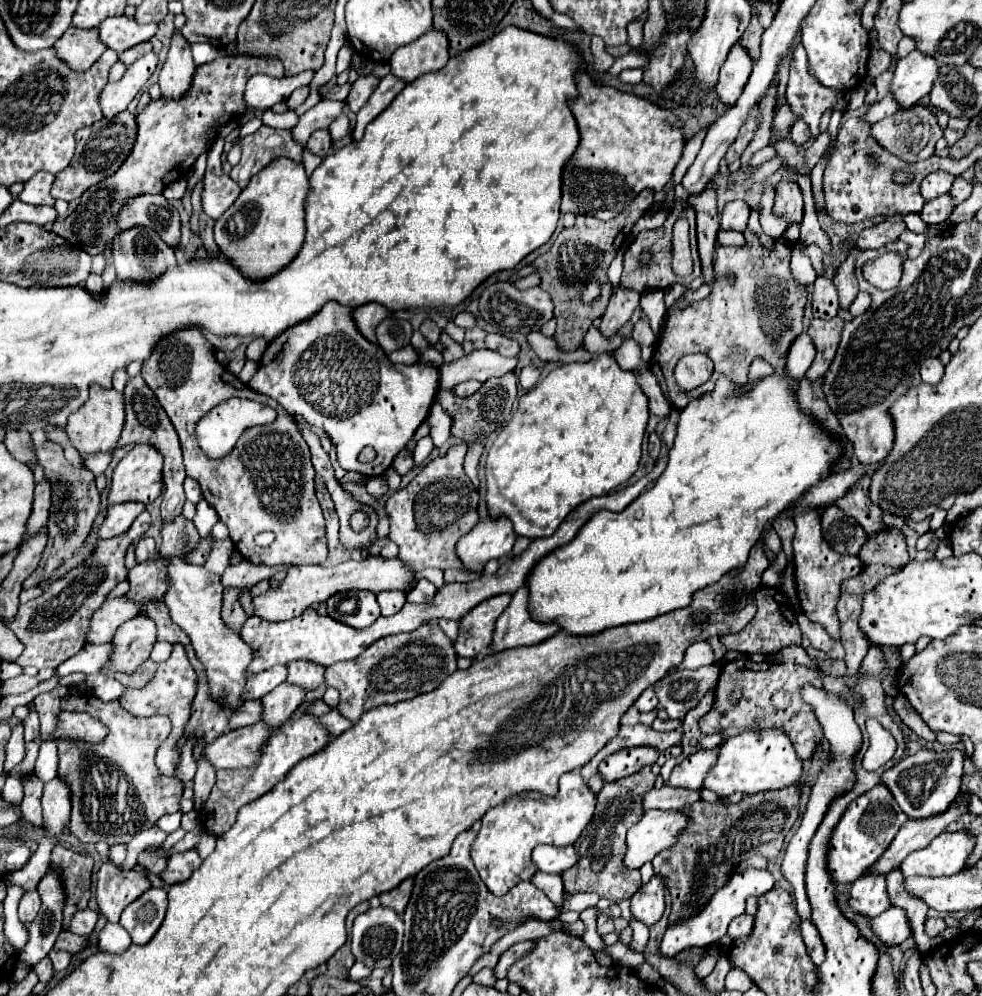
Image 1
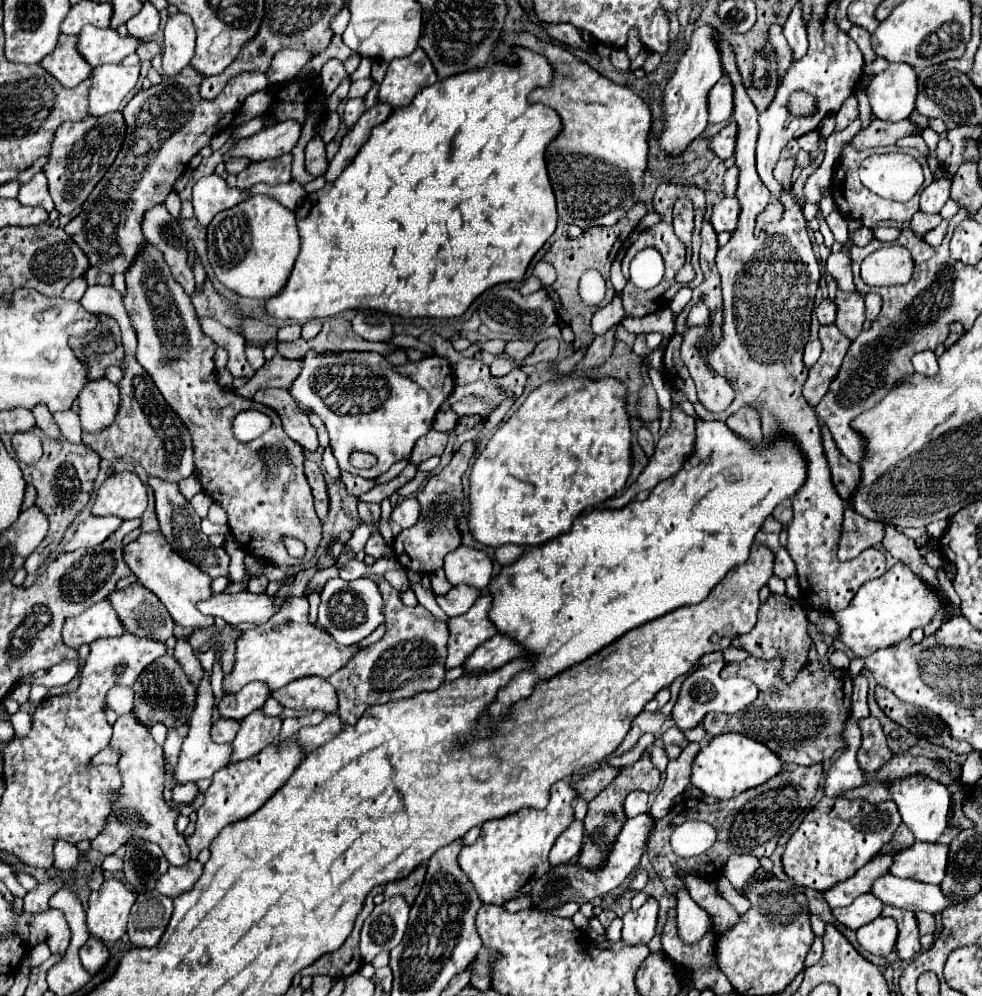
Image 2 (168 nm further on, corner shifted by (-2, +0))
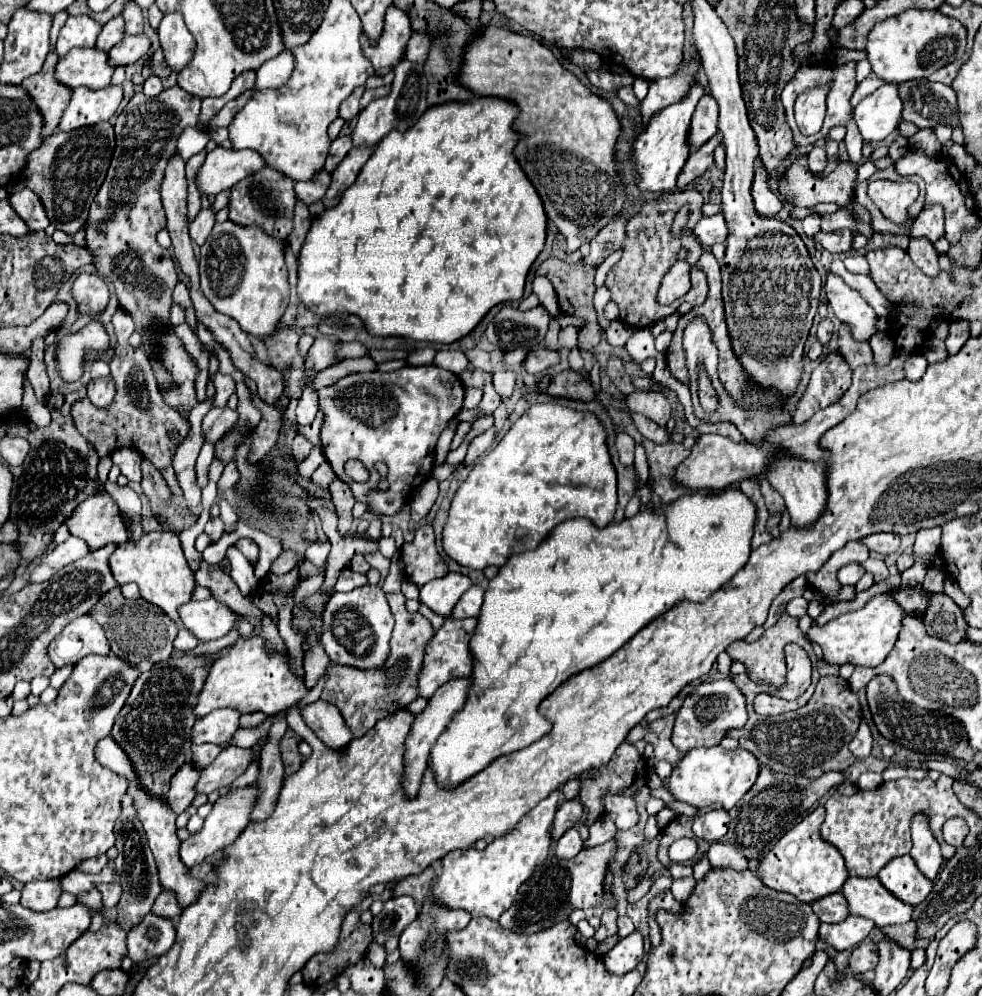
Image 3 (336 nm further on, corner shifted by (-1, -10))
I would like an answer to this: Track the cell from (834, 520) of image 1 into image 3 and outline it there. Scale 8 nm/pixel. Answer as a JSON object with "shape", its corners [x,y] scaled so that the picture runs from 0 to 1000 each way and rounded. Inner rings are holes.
{"shape":[[[886,536],[884,540],[878,540],[878,544],[884,548],[884,552],[896,560],[908,556],[916,548],[914,536]]]}

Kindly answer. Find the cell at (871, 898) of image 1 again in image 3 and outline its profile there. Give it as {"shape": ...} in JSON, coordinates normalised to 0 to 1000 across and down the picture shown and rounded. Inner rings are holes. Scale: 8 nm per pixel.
{"shape":[[[864,920],[853,928],[835,928],[835,942],[849,954],[864,954],[874,950],[884,936],[890,932],[890,926],[874,920]]]}

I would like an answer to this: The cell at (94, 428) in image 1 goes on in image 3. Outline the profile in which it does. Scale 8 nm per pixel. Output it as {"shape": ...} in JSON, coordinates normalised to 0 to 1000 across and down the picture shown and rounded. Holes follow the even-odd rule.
{"shape":[[[114,378],[98,380],[98,382],[90,384],[90,400],[96,408],[102,408],[102,410],[112,408],[116,402],[116,396],[118,396],[118,392],[116,392]]]}

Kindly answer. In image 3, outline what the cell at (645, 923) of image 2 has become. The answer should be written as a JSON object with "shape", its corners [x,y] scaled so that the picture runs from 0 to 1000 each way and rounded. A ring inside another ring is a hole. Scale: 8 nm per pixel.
{"shape":[[[650,936],[633,942],[613,964],[619,978],[633,980],[642,976],[656,960],[656,944]]]}

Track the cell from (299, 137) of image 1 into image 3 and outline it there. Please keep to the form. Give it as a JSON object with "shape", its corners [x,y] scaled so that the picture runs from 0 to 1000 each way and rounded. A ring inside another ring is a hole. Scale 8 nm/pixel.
{"shape":[[[222,147],[210,155],[208,165],[200,173],[200,187],[204,195],[220,197],[265,169],[269,169],[269,161],[259,151],[228,151]]]}

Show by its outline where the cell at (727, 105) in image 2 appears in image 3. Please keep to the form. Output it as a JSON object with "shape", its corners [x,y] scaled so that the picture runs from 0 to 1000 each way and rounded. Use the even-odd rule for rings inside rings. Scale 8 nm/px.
{"shape":[[[715,96],[707,118],[703,120],[703,149],[713,149],[731,133],[731,102],[725,96]]]}

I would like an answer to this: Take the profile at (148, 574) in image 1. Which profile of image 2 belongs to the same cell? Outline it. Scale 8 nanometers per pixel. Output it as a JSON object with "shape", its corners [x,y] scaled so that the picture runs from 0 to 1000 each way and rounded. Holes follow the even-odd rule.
{"shape":[[[135,584],[125,592],[117,592],[109,602],[121,616],[121,622],[129,635],[164,645],[176,639],[178,624],[174,622],[170,610],[166,610],[162,600],[156,594],[150,594],[146,586]]]}

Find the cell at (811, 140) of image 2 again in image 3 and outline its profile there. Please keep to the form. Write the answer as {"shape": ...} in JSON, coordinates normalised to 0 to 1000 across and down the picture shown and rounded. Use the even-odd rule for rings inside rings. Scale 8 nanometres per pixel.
{"shape":[[[829,147],[827,153],[823,155],[823,169],[829,173],[829,175],[835,175],[839,173],[841,169],[841,151],[837,147]]]}

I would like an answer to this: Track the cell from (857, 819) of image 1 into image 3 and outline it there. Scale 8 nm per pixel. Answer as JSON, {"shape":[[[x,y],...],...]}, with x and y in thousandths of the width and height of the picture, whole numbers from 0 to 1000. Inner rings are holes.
{"shape":[[[833,809],[825,815],[815,827],[802,833],[790,849],[774,863],[770,878],[772,882],[786,894],[796,894],[809,898],[817,906],[831,906],[847,896],[853,896],[864,882],[864,873],[859,869],[859,861],[855,855],[835,841],[835,827],[839,825],[839,811]]]}

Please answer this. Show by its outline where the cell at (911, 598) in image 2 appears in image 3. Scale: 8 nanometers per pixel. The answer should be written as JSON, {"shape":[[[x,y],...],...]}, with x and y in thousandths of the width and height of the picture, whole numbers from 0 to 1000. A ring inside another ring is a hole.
{"shape":[[[900,594],[900,596],[886,600],[882,608],[872,614],[857,616],[839,629],[827,627],[821,641],[823,645],[831,645],[837,651],[837,663],[841,667],[849,667],[849,669],[870,667],[870,669],[890,671],[910,651],[910,645],[919,631],[919,620],[921,620],[921,612],[906,600],[906,594]]]}

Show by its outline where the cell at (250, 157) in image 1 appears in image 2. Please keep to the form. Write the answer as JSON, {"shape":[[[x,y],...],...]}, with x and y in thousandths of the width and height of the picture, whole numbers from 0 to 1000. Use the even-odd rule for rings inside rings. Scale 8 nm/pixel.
{"shape":[[[288,155],[280,161],[264,161],[260,165],[254,165],[247,173],[241,175],[241,187],[254,189],[262,183],[272,185],[288,185],[296,181],[296,155]]]}

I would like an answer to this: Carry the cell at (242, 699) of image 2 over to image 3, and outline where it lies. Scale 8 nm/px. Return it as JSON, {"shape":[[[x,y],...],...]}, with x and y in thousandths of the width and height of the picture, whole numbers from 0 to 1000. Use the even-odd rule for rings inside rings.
{"shape":[[[236,711],[218,713],[198,725],[196,747],[208,747],[208,745],[228,747],[242,733],[242,725],[244,725],[244,717],[240,713]]]}

